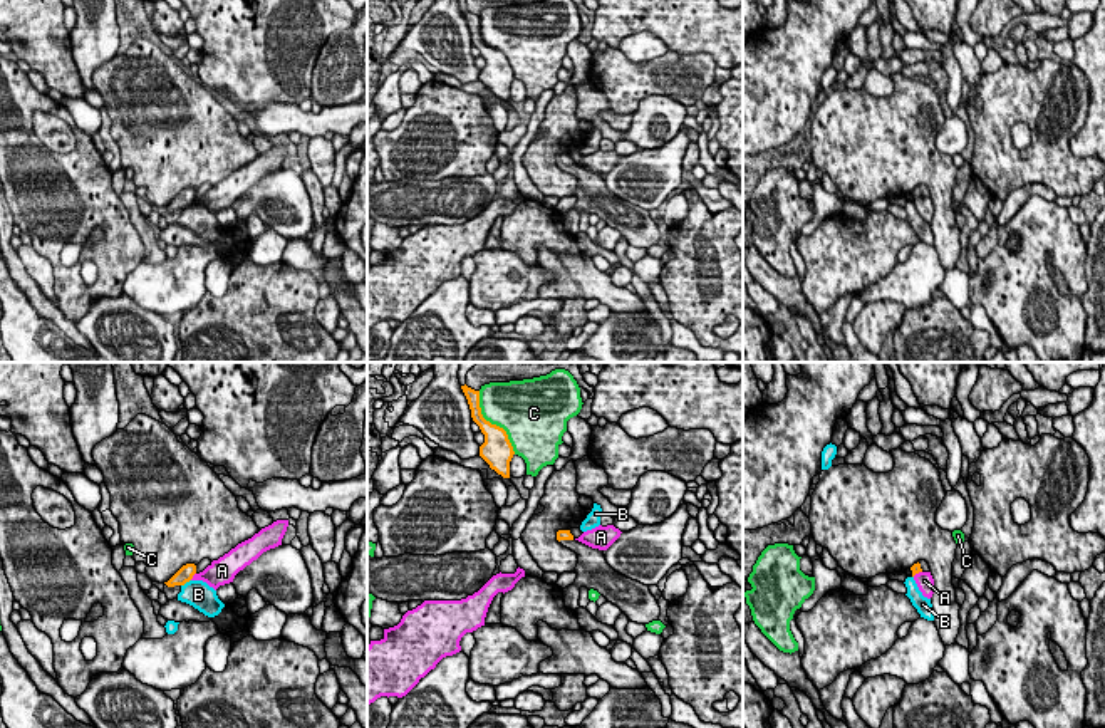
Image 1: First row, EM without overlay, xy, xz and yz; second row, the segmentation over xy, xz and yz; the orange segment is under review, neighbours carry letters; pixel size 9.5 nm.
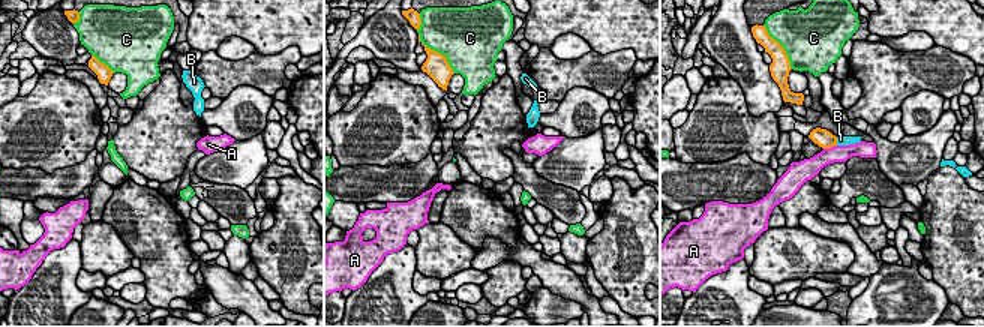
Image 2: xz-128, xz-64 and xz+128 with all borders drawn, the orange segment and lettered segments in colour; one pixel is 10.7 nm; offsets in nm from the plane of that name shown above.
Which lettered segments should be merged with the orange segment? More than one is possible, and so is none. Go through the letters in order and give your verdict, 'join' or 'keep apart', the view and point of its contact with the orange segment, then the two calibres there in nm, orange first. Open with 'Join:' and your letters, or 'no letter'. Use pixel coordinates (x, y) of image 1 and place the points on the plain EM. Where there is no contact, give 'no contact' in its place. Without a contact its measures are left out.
Join: no letter
A: keep apart | xy (193, 198) | 160/240 nm
B: keep apart | xy (185, 207) | 160/260 nm
C: keep apart | xz (493, 49) | 300/460 nm

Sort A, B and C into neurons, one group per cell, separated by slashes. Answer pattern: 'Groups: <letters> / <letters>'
Groups: A / B / C

